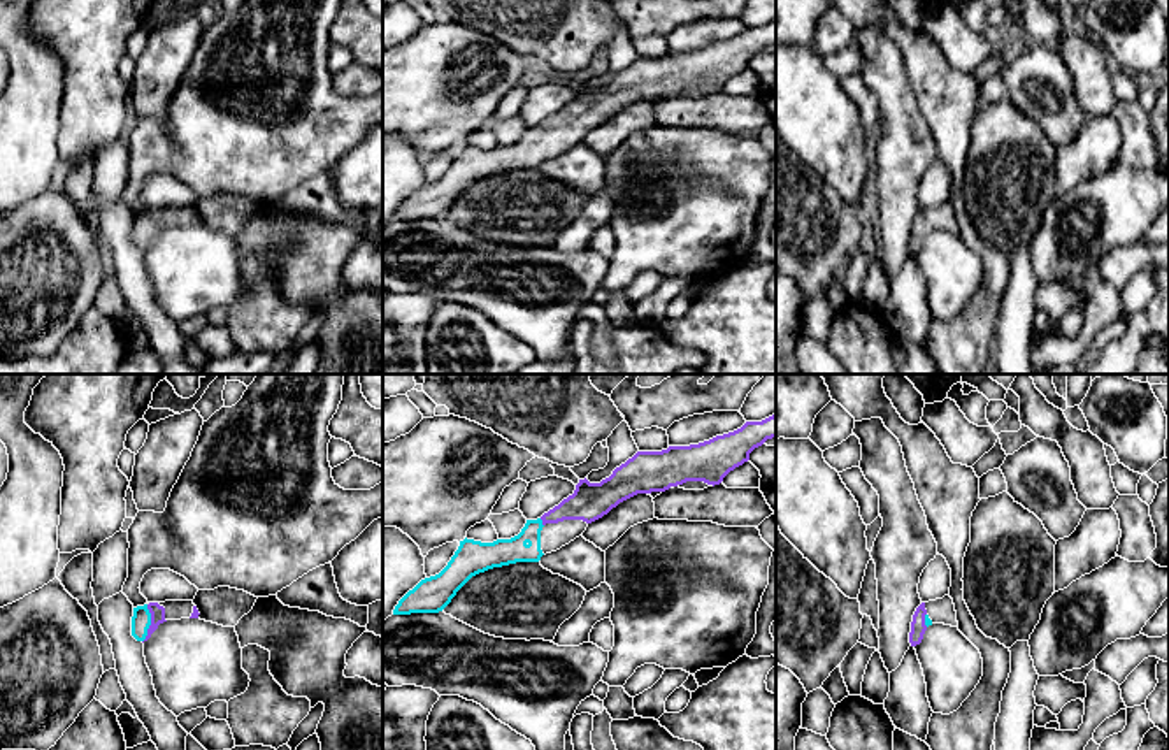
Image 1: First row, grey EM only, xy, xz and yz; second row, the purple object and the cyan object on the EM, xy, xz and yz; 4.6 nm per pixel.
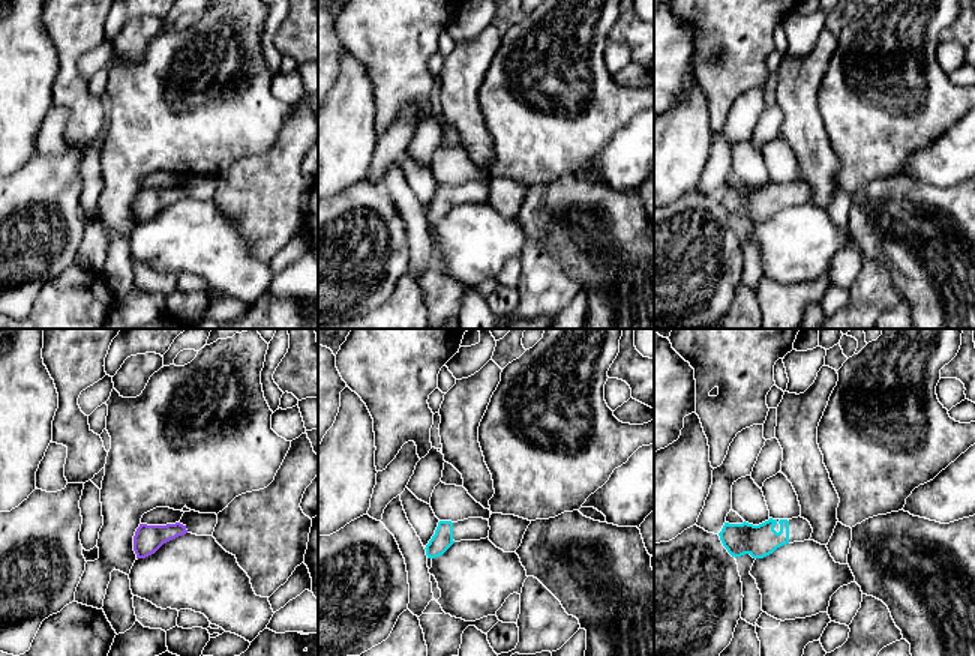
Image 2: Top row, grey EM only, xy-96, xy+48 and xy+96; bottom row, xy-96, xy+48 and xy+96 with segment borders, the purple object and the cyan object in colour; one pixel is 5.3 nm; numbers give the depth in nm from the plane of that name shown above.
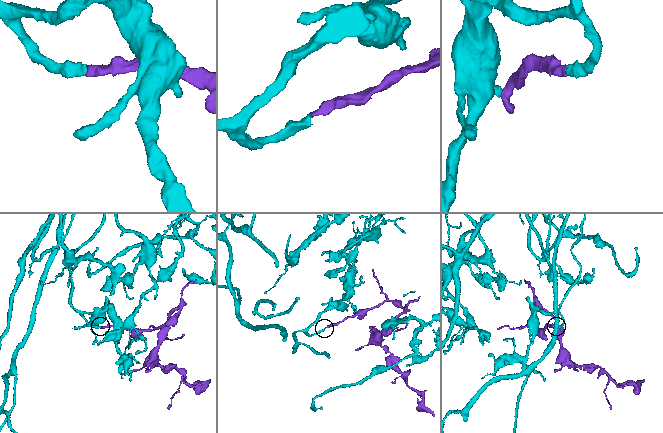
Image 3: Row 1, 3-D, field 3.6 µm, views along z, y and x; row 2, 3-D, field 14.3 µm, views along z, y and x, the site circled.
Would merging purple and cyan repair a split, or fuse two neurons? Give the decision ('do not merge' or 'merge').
merge

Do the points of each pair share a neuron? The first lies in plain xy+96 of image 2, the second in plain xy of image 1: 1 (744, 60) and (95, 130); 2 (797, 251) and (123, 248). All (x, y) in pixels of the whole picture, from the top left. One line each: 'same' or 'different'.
1: same
2: different

